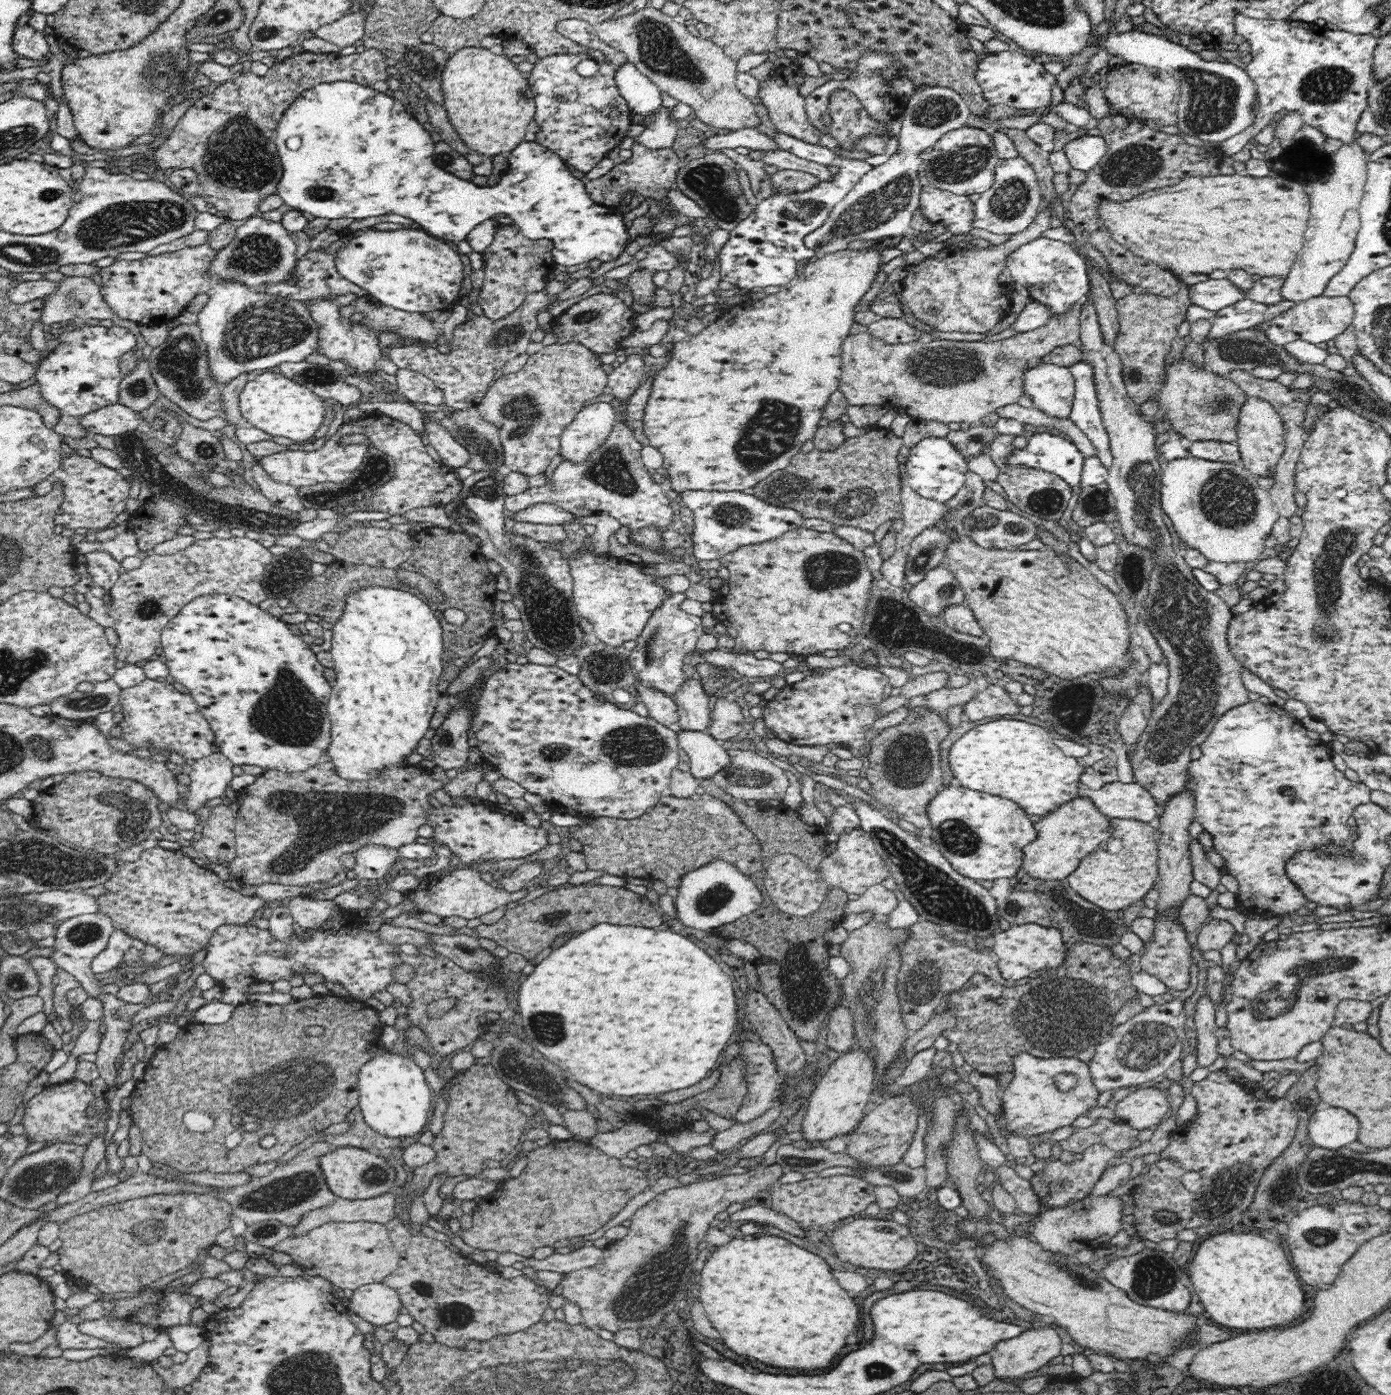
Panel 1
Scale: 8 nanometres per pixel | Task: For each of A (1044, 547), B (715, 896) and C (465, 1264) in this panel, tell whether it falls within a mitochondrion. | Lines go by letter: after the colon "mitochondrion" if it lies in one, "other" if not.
A: other
B: mitochondrion
C: other

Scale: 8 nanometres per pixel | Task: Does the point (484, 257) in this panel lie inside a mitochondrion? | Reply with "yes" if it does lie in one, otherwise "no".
no

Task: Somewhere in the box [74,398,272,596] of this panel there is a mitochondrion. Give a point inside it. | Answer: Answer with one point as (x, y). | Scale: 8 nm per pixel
(152, 473)

